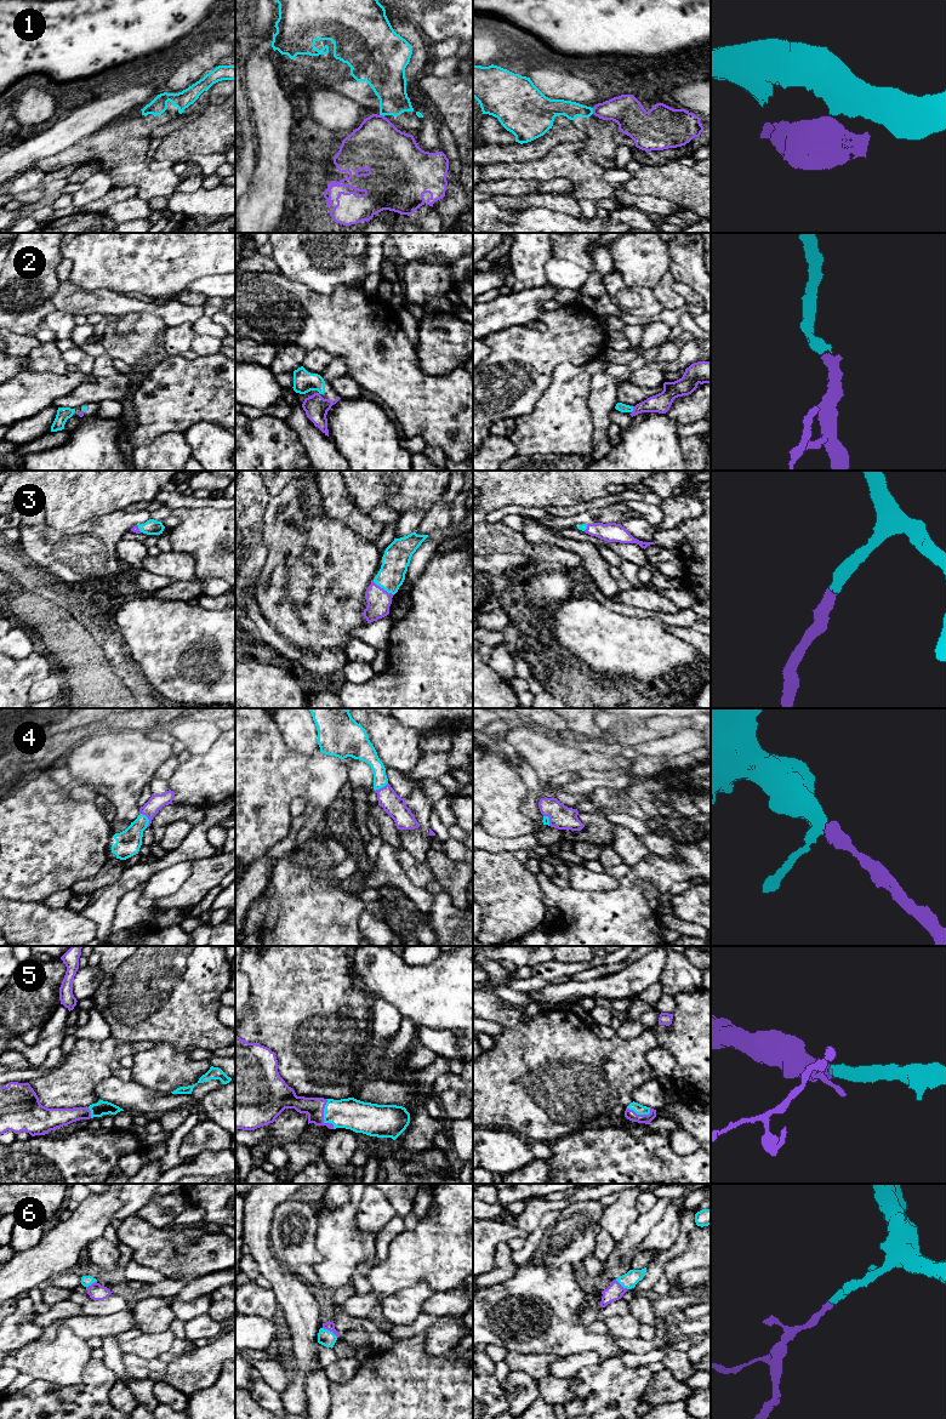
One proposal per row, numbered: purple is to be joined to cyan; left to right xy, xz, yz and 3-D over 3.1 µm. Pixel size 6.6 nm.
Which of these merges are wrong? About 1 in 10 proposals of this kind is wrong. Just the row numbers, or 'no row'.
1

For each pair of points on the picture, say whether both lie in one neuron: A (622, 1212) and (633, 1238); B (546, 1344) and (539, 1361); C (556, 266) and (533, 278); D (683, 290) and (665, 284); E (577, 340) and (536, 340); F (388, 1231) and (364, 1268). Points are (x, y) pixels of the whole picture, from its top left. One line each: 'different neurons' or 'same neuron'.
A: different neurons
B: different neurons
C: different neurons
D: different neurons
E: same neuron
F: same neuron

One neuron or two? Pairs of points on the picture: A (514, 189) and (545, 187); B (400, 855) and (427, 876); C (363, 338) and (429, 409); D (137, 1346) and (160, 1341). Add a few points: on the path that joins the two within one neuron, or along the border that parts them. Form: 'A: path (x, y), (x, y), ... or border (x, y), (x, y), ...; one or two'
A: path (522, 187), (537, 187); one
B: path (406, 861), (421, 875); one
C: path (377, 355), (412, 392); one
D: path (143, 1345), (154, 1344); one

